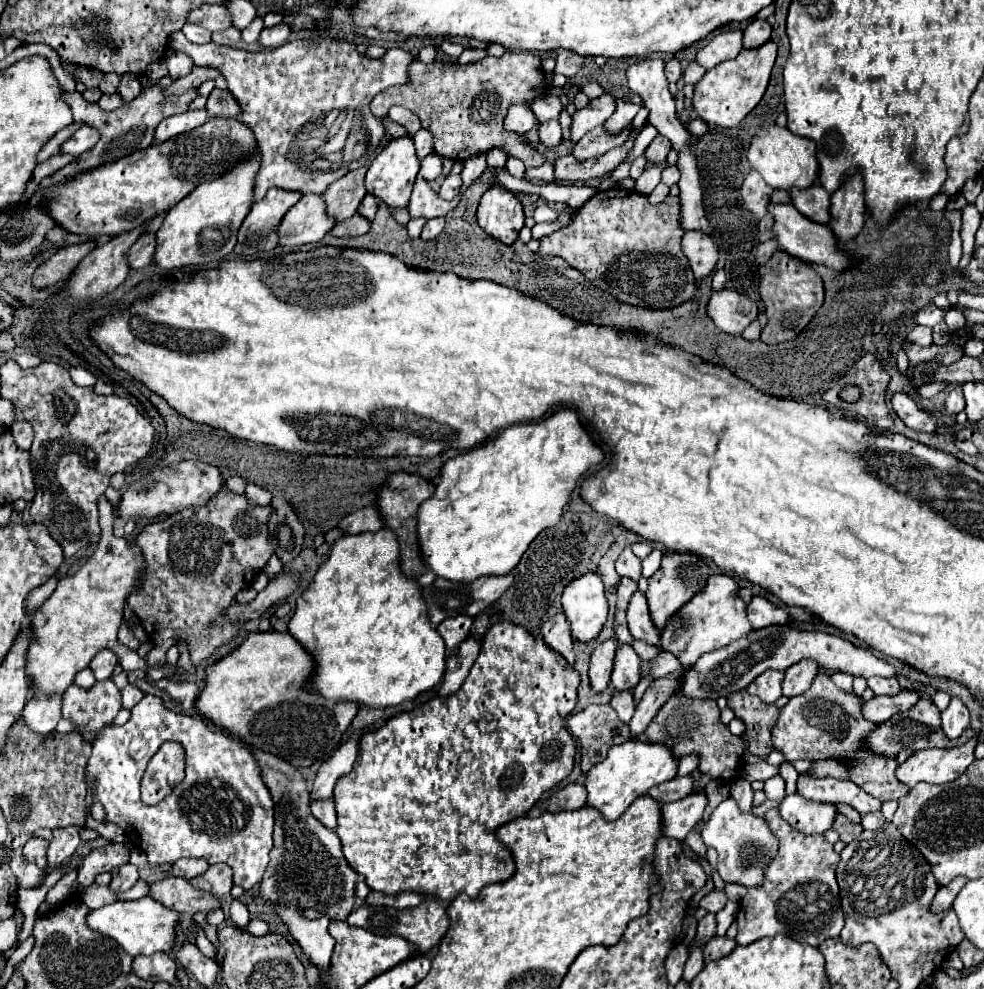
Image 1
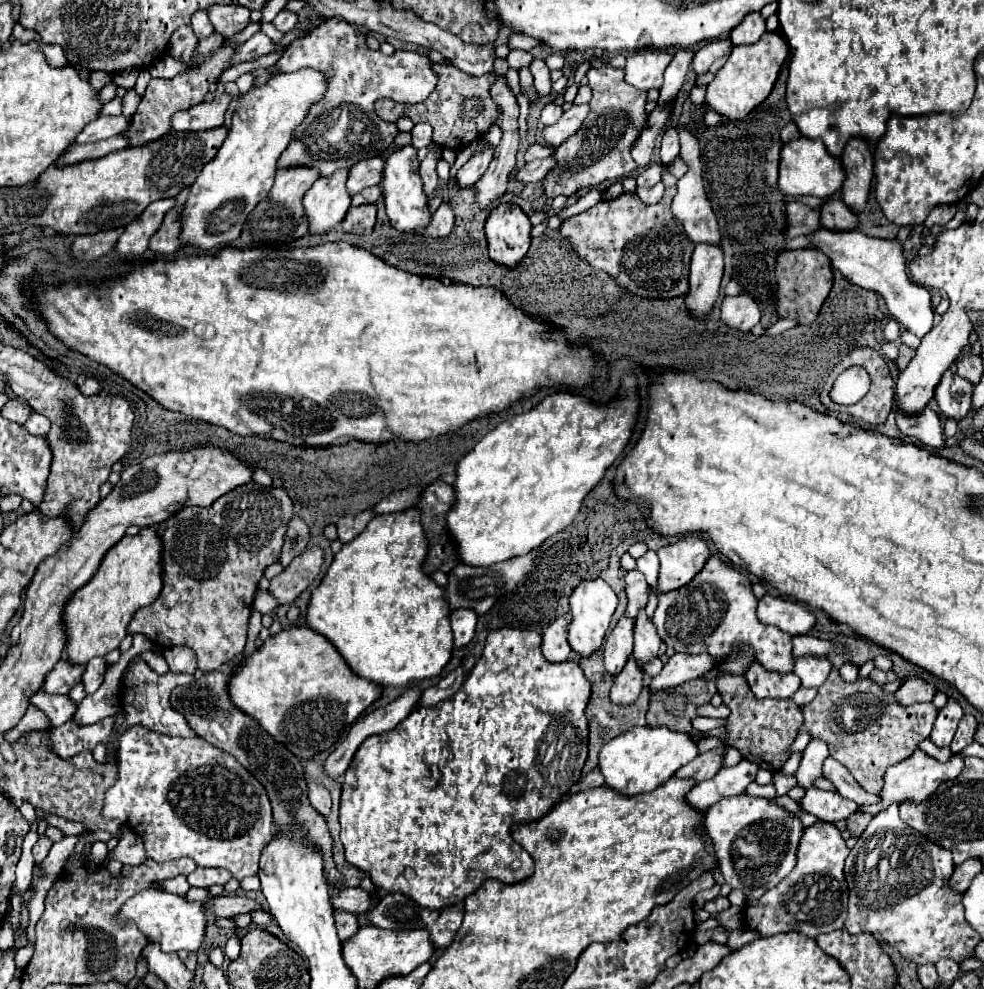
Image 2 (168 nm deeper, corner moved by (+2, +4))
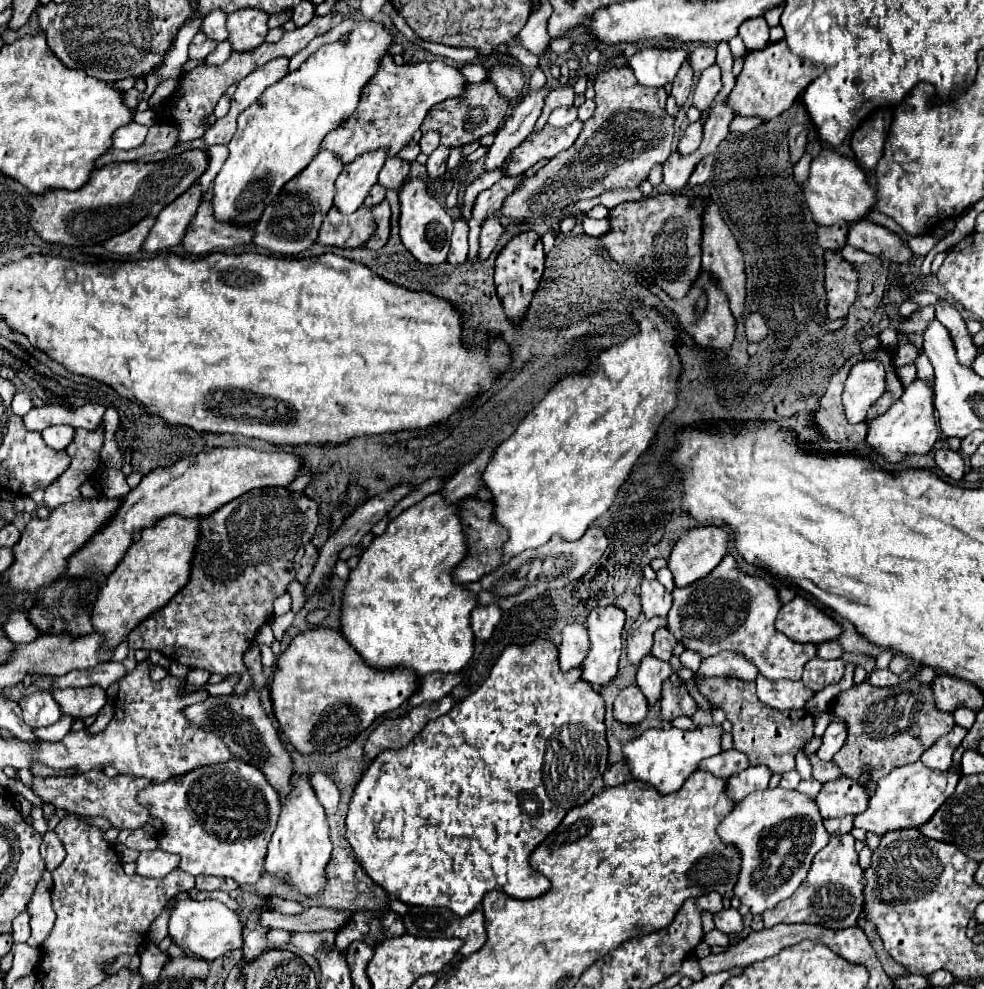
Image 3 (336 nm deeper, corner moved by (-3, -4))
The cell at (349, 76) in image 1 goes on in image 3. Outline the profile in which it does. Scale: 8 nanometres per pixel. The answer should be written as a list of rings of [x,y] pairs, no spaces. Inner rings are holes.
[[[385,55],[379,63],[375,79],[363,87],[363,97],[359,99],[355,115],[331,131],[331,135],[323,139],[323,147],[319,151],[335,151],[335,155],[339,155],[345,165],[355,161],[359,155],[379,147],[387,151],[387,157],[395,157],[413,139],[413,133],[419,129],[429,109],[449,97],[459,97],[465,83],[467,81],[459,69],[451,67],[449,63],[423,61],[395,65],[393,59]]]

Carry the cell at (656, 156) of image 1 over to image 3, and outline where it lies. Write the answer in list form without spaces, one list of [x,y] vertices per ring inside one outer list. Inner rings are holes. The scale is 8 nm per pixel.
[[[697,121],[697,123],[691,123],[683,135],[683,139],[679,141],[677,145],[677,153],[679,155],[691,155],[699,149],[699,143],[701,143],[701,137],[703,137],[703,125]]]

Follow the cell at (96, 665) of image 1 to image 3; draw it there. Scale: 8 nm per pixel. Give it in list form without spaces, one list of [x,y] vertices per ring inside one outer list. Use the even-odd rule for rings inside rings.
[[[101,687],[63,689],[63,691],[55,691],[53,697],[61,705],[63,713],[67,713],[75,719],[85,719],[89,715],[97,715],[99,709],[107,701],[107,695]]]

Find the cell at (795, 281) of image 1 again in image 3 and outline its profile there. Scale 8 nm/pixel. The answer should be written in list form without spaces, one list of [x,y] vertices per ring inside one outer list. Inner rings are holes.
[[[835,251],[825,253],[827,319],[841,319],[857,295],[857,271]]]

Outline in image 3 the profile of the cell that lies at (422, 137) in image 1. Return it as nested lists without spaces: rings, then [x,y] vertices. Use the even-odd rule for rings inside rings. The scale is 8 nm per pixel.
[[[435,131],[423,133],[423,137],[421,137],[419,145],[421,145],[421,153],[425,153],[425,155],[431,155],[431,153],[433,153],[433,151],[439,147],[439,135],[437,135]]]

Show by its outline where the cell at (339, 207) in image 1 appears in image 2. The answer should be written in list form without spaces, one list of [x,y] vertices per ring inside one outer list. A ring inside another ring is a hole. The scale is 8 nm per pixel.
[[[372,157],[372,159],[364,159],[362,163],[356,163],[350,169],[350,179],[348,179],[350,195],[356,195],[366,187],[378,185],[382,181],[382,171],[384,171],[382,157]]]

